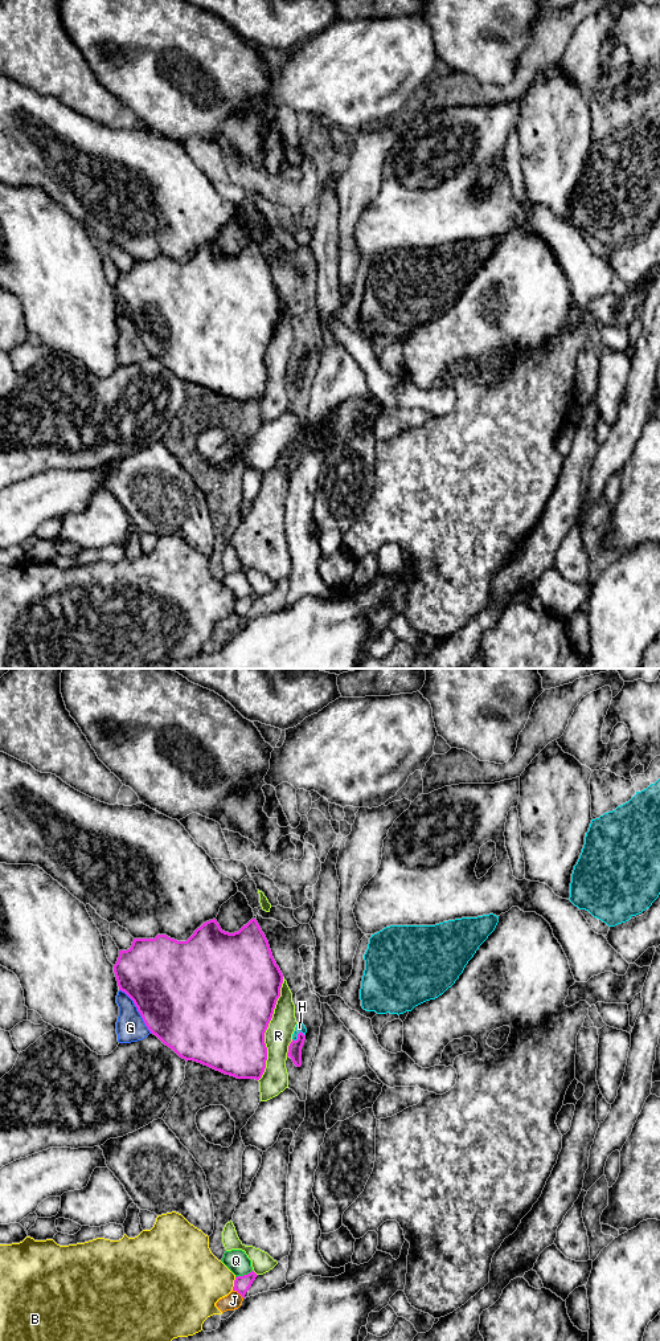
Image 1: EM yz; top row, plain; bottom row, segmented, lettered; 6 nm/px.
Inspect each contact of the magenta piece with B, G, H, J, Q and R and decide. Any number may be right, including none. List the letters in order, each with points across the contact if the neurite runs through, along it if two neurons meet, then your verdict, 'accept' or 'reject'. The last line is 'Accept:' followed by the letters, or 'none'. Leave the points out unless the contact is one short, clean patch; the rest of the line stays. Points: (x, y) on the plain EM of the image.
B: reject
G: reject
H: reject
J: reject
Q: reject
R: reject
Accept: none

